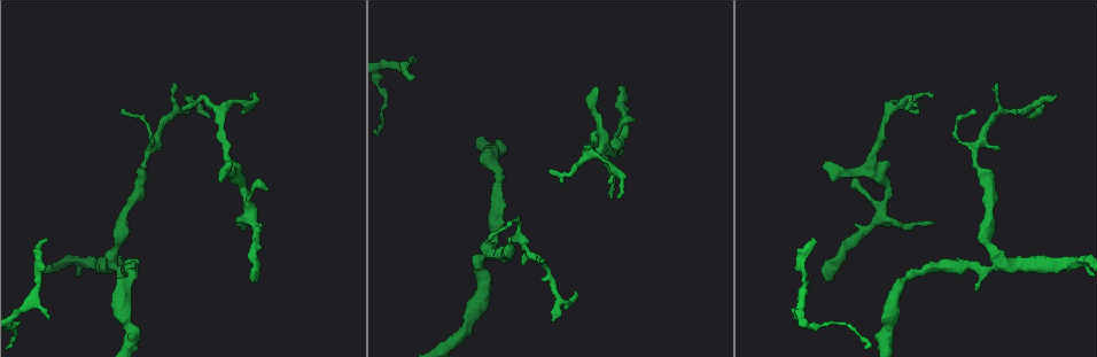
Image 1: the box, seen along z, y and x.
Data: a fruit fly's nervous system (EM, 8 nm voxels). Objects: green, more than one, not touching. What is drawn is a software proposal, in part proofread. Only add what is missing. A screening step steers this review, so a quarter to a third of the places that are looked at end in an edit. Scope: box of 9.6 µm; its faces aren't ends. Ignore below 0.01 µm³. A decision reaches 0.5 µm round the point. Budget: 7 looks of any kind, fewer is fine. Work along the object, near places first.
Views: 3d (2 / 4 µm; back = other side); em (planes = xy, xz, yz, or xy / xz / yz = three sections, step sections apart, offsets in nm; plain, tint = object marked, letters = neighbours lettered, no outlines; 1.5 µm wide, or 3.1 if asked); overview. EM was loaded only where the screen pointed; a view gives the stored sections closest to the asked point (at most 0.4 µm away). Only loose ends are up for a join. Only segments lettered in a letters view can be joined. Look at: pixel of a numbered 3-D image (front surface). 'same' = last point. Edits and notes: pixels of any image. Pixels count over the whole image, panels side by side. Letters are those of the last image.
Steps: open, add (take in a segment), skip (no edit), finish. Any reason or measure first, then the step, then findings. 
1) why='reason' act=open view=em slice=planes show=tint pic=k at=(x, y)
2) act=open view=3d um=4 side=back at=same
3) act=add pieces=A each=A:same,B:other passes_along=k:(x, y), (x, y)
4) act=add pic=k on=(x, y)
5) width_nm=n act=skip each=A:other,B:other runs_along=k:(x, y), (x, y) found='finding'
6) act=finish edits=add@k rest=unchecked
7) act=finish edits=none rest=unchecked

why='tapers out' act=open view=em slice=planes show=tint pic=1 at=(794, 318)

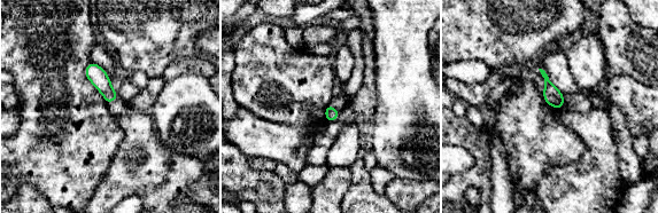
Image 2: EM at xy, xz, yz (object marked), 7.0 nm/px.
why='see the neighbours' act=open view=em slice=planes show=letters at=same

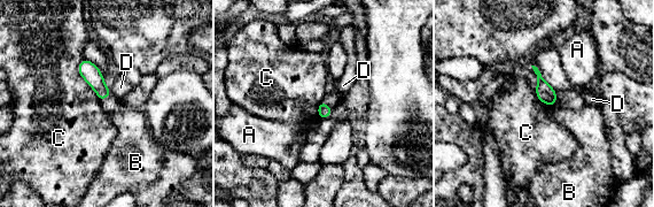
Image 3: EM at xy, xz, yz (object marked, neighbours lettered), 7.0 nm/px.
width_nm=90 act=skip each=A:other,B:other,C:other,D:other border=3:(83, 59), (78, 73), (100, 101) found='none of them fits'

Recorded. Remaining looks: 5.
why='branch stops here' act=open view=em slice=planes show=letters pic=1 at=(622, 95)

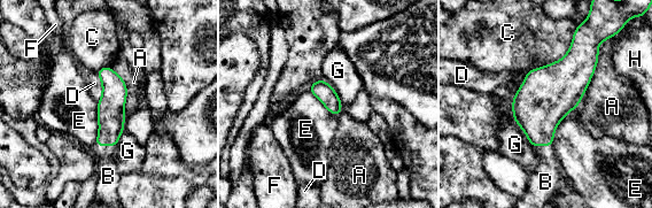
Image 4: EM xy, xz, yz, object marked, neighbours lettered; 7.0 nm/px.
act=add pieces=B each=A:other,B:same,C:other,D:other,E:other,F:other,G:other,H:other passes_along=4:(111, 114), (105, 145), (108, 176) found='the neuron continues'

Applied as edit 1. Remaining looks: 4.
why='branch stops here' act=open view=em slice=xz step=8 show=letters pic=1 at=(488, 237)

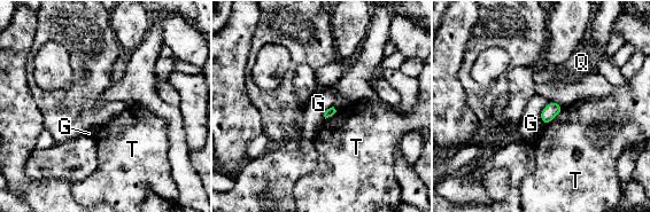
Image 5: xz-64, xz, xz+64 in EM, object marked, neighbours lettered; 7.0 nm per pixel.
act=open view=em slice=planes show=letters at=same

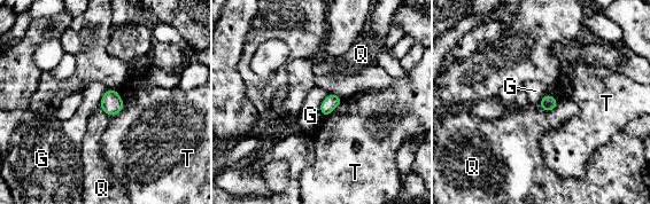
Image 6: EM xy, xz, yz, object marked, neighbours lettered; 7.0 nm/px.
width_nm=100 act=skip each=G:other,Q:other,T:other border=6:(557, 100), (546, 94), (538, 107) found='no lettered segment goes on from it'

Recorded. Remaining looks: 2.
act=finish edits=add@4 rest=unchecked

